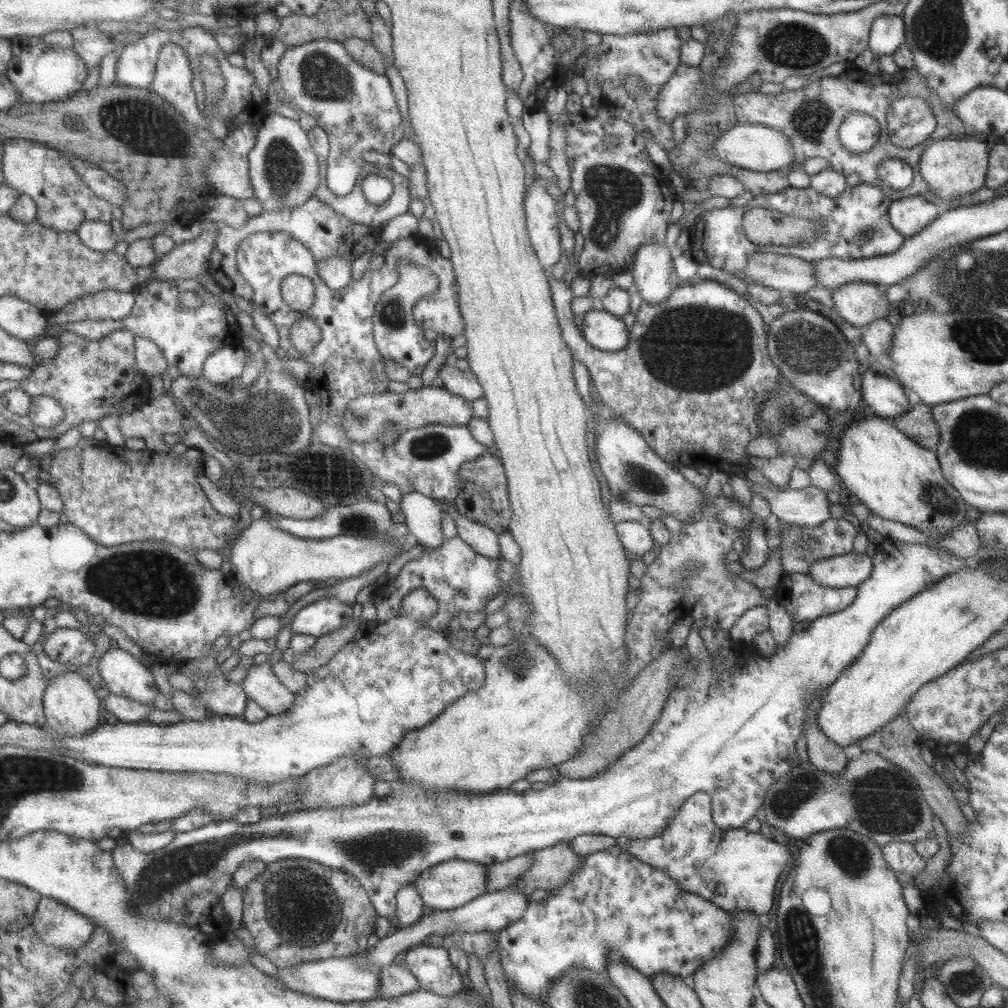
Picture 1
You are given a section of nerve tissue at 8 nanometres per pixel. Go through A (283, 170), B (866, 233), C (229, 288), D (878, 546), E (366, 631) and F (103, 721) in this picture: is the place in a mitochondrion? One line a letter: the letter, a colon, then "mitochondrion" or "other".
A: mitochondrion
B: mitochondrion
C: other
D: other
E: other
F: other

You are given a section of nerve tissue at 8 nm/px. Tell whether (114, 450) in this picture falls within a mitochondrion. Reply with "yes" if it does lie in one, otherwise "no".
no

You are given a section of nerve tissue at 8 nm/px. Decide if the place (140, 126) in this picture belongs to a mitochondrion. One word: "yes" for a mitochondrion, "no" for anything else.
yes

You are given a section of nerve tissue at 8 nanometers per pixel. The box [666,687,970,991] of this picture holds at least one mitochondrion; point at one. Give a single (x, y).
(886, 803)

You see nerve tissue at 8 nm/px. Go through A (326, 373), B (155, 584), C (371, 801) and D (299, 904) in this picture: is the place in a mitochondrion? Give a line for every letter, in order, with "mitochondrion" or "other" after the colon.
A: other
B: mitochondrion
C: other
D: mitochondrion

